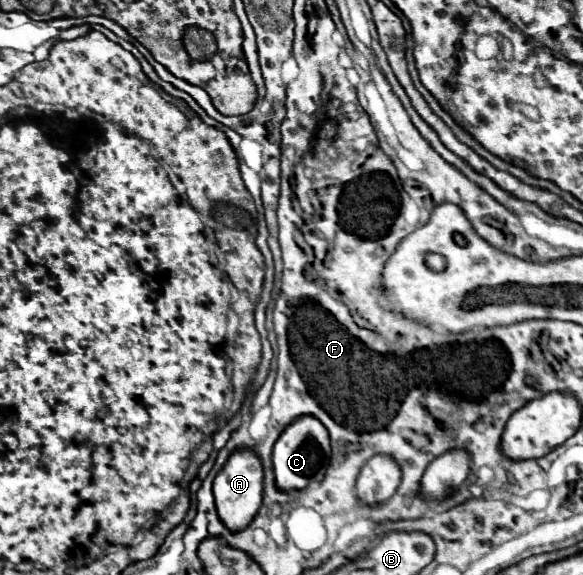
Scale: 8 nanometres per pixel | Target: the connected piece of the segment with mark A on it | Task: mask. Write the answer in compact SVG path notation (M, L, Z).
M240 449L230 455L218 477L214 479L214 499L216 499L216 511L220 521L226 525L228 531L238 533L246 529L252 519L256 517L260 505L262 505L262 463L258 461L256 453L250 449Z

